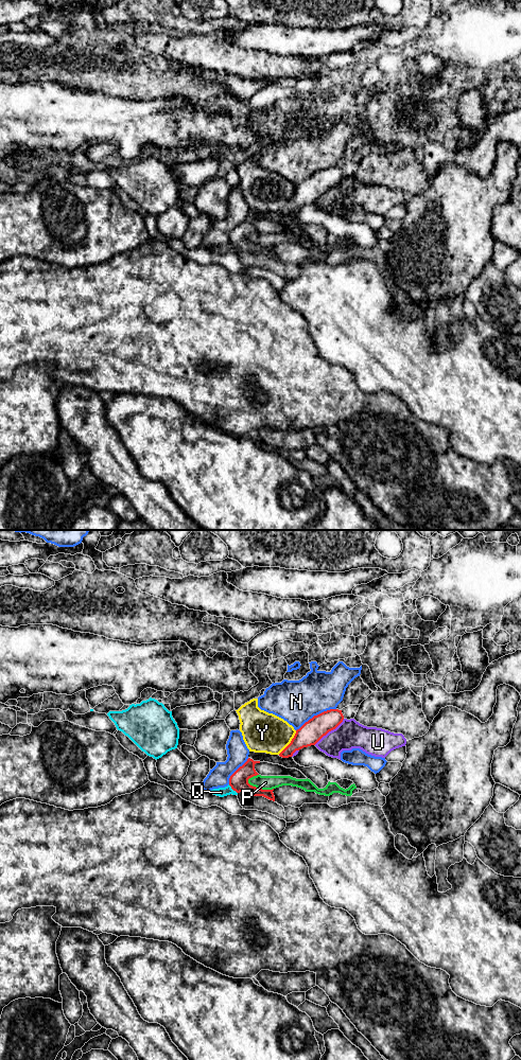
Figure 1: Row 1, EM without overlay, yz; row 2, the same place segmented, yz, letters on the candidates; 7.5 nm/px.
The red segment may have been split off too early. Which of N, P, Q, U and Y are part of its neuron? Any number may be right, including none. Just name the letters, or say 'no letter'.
no letter

